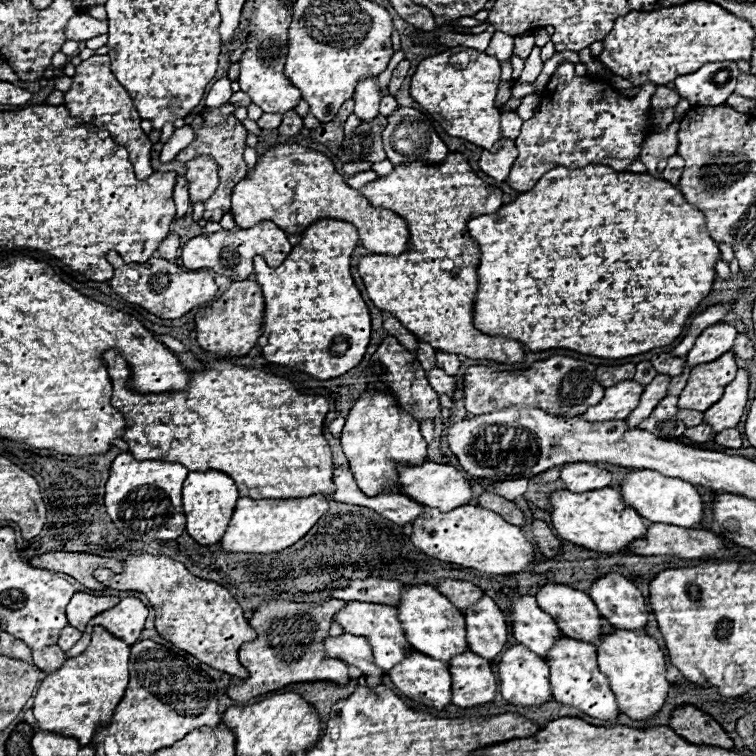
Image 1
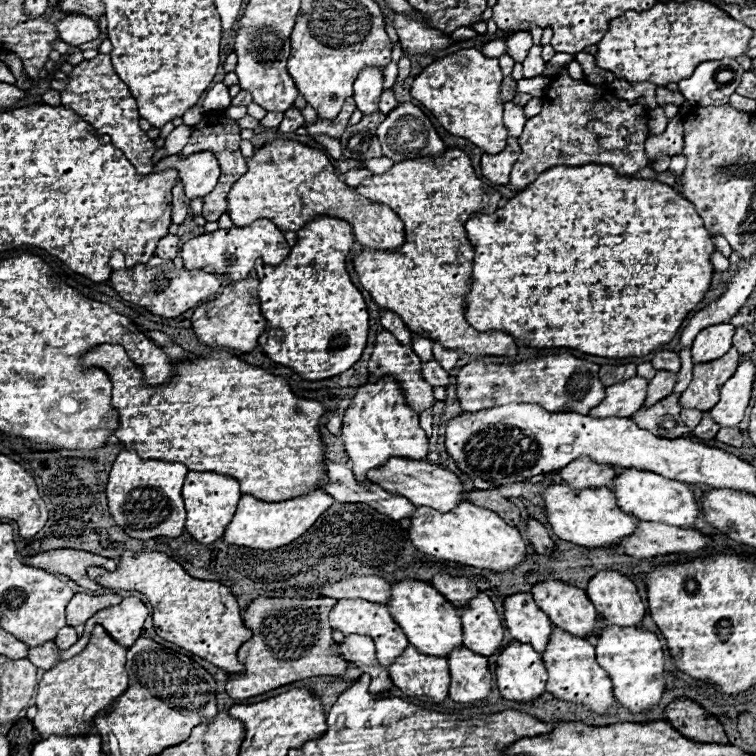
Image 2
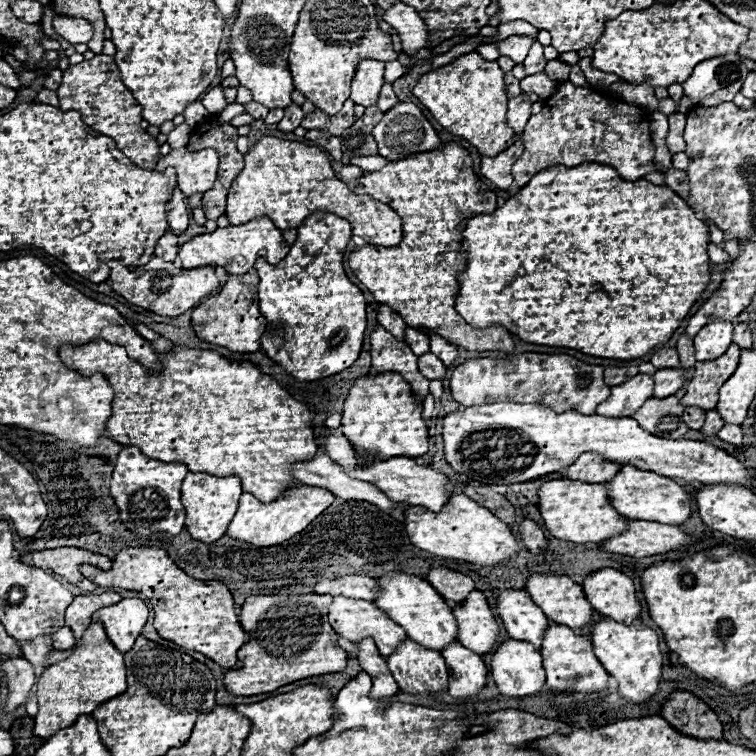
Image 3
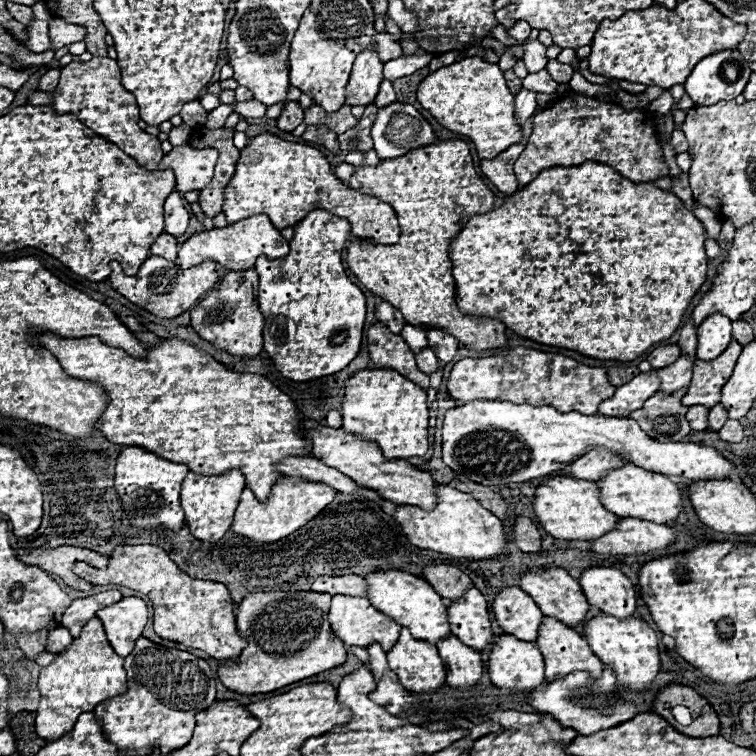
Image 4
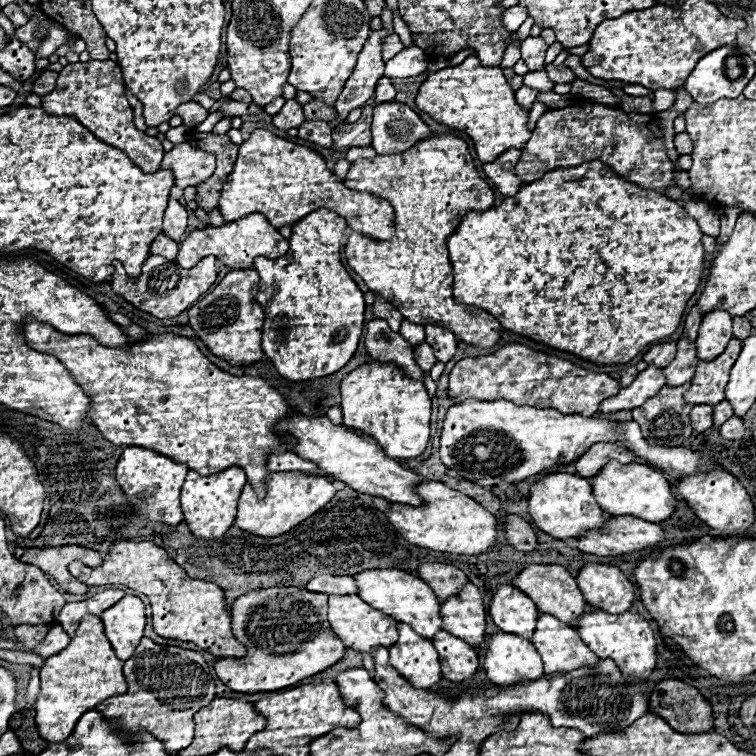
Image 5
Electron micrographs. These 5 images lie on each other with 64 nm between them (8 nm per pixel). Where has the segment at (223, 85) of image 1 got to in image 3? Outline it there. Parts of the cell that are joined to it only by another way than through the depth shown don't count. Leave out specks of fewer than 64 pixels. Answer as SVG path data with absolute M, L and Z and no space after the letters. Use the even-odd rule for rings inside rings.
M216 86L210 92L206 92L204 98L202 98L202 104L210 114L216 114L218 110L222 110L226 106L226 100L224 100L224 94L222 94L222 86Z

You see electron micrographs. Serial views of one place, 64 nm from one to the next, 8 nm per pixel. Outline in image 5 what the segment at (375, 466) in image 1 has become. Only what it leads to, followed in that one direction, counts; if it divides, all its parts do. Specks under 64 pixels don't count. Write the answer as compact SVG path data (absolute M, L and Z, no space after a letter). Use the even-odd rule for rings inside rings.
M372 360L354 368L340 382L340 396L344 424L374 438L388 458L416 458L426 450L430 440L430 396L424 382L406 376L398 364Z

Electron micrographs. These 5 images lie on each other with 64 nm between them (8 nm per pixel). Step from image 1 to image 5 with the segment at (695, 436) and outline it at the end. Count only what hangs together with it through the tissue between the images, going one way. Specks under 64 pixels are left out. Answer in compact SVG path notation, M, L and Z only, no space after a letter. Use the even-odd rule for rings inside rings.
M722 400L720 404L714 406L714 426L716 428L722 426L732 416L734 416L734 408L732 408L732 404L728 404L728 400Z

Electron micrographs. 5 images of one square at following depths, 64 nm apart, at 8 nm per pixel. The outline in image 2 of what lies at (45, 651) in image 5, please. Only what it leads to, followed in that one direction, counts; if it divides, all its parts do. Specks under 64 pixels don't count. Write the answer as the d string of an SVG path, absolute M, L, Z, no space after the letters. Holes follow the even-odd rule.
M70 626L62 628L62 630L58 632L58 636L54 638L54 642L56 642L56 646L58 646L60 650L66 650L66 648L70 648L70 646L72 646L76 640L78 640L78 636L76 636L74 628L70 628Z

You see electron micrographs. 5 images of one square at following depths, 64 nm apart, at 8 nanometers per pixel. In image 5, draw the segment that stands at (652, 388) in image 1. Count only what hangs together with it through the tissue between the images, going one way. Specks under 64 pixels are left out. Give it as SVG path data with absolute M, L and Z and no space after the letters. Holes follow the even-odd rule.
M682 336L678 340L678 354L676 354L676 358L664 368L666 384L668 386L680 386L680 384L692 380L696 364L698 364L696 344L690 342L686 336Z

